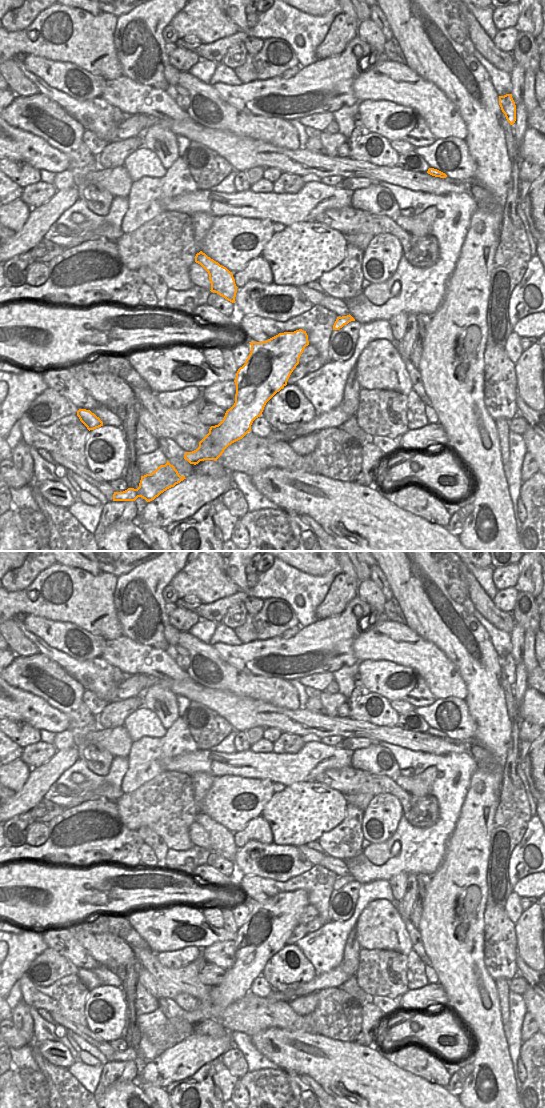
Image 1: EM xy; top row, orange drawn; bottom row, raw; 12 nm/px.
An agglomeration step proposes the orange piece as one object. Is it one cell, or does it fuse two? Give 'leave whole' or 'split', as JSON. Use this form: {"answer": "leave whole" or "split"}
{"answer": "leave whole"}

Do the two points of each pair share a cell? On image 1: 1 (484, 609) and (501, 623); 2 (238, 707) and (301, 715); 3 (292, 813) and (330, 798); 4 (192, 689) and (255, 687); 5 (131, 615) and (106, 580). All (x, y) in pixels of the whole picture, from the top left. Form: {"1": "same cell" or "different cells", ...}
{"1": "same cell", "2": "same cell", "3": "same cell", "4": "different cells", "5": "different cells"}

